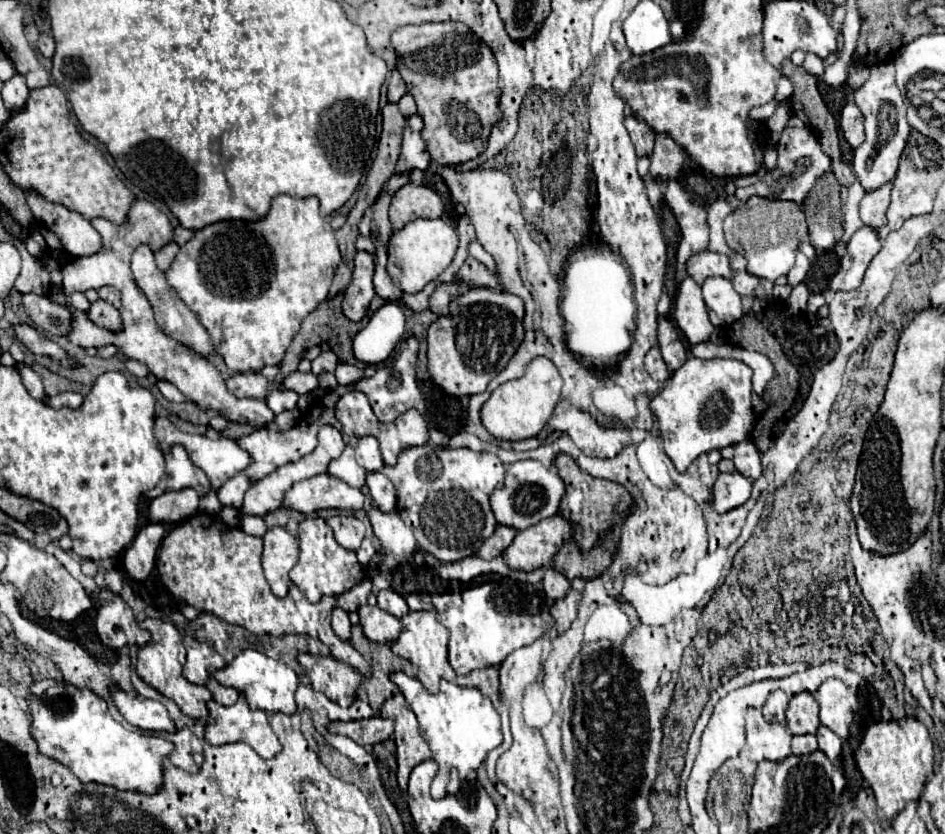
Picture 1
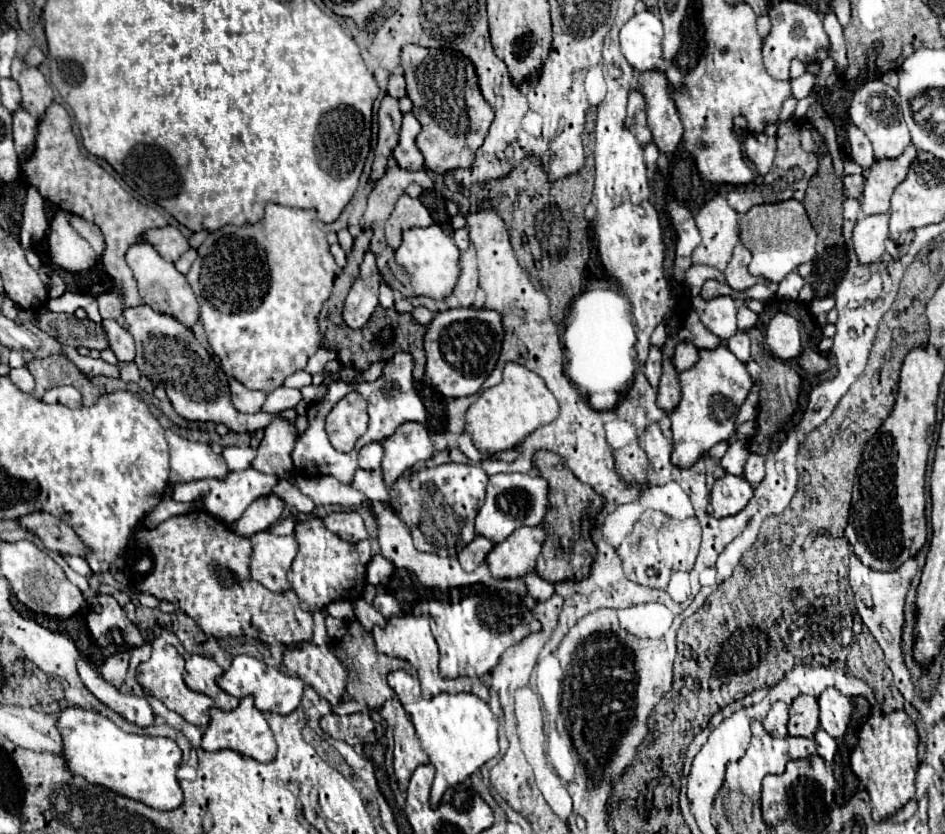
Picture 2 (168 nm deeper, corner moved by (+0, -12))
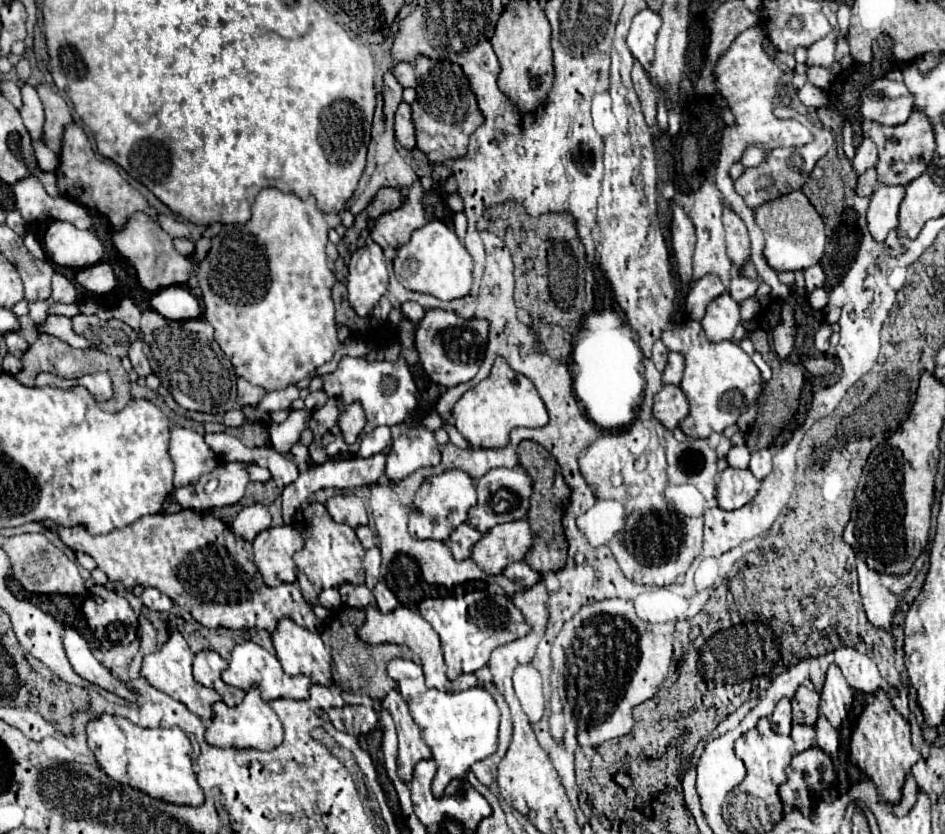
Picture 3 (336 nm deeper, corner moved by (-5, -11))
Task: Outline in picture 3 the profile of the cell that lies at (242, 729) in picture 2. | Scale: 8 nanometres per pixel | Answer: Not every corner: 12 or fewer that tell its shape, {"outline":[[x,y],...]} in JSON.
{"outline":[[258,690],[212,706],[206,742],[272,750],[282,724]]}

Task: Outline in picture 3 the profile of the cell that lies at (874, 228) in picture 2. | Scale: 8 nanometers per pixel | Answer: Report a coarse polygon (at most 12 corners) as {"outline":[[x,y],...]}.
{"outline":[[878,184],[868,228],[882,242],[898,226],[906,186]]}

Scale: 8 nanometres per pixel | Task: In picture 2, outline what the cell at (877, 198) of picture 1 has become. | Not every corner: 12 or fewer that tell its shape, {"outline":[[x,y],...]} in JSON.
{"outline":[[915,155],[873,165],[865,177],[861,215],[889,211],[893,189],[905,179]]}

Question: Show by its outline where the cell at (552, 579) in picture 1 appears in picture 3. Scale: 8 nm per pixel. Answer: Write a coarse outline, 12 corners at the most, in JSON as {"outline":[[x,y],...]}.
{"outline":[[524,562],[508,564],[502,574],[520,590],[534,586],[540,574]]}

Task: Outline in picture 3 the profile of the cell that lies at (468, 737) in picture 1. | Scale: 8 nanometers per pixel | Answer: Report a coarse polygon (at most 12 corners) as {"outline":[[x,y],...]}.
{"outline":[[390,660],[438,766],[432,794],[496,752],[500,710],[480,686],[440,692]]}

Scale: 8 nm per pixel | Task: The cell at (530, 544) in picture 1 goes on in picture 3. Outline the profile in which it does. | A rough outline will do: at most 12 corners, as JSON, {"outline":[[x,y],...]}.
{"outline":[[526,520],[498,524],[470,550],[486,574],[502,574],[532,548]]}

